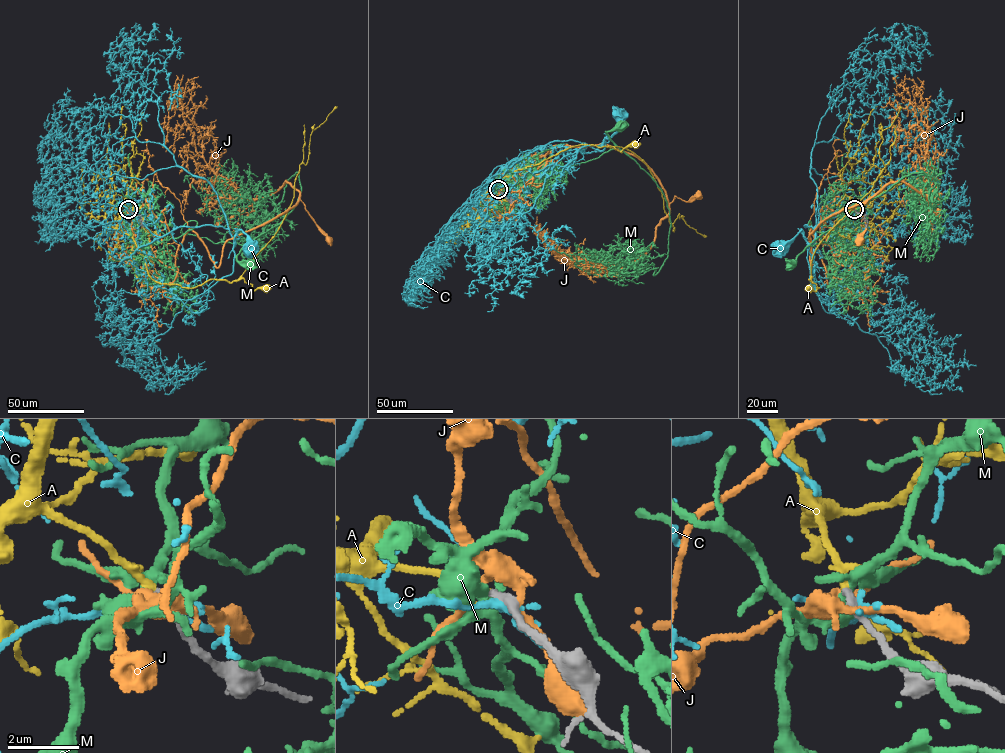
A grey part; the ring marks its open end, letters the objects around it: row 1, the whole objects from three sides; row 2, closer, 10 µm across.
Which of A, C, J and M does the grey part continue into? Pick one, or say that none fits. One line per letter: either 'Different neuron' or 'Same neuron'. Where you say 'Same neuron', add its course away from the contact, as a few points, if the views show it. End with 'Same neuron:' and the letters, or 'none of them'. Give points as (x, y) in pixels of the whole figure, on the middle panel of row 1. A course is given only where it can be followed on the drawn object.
A: Same neuron. Its course: (498, 190), (488, 191), (495, 181), (570, 147), (594, 144), (613, 146), (621, 152), (636, 143)
C: Different neuron
J: Different neuron
M: Different neuron
Same neuron: A

